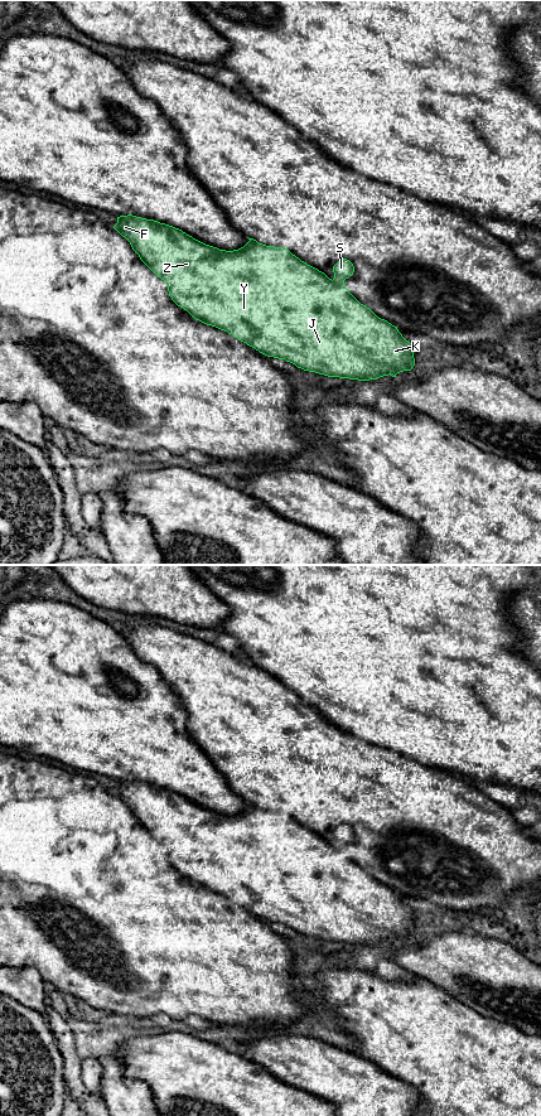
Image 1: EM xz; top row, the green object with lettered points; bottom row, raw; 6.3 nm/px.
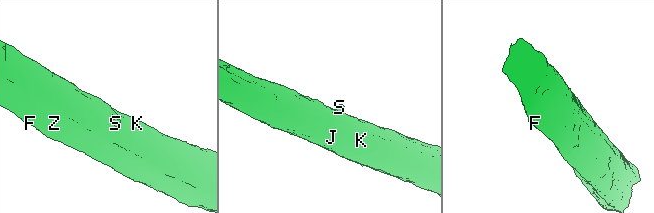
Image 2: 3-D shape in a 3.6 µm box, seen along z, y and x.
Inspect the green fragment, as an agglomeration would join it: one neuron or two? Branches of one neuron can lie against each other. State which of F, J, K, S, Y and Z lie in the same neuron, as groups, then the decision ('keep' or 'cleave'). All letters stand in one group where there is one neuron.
F J K S Y Z; keep

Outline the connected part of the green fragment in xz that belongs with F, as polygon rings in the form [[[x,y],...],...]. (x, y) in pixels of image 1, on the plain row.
[[[132,779],[117,782],[113,793],[125,802],[140,825],[168,850],[169,861],[195,885],[232,899],[260,918],[285,924],[304,936],[328,942],[358,946],[377,945],[411,936],[415,931],[414,910],[397,892],[378,883],[361,869],[346,852],[344,845],[353,840],[354,831],[342,823],[333,831],[334,844],[301,826],[285,812],[259,808],[253,803],[233,816],[206,810],[179,793]]]

